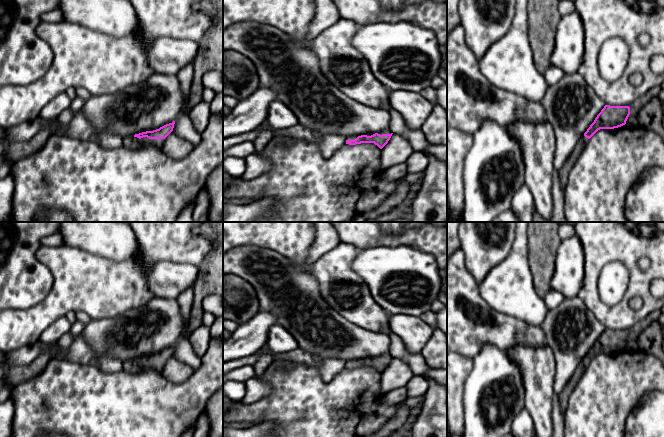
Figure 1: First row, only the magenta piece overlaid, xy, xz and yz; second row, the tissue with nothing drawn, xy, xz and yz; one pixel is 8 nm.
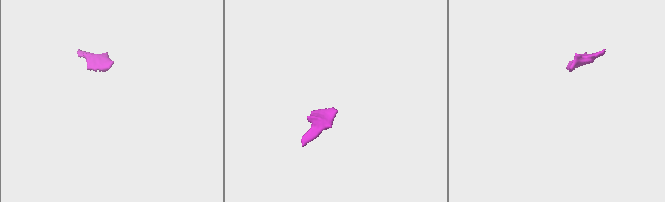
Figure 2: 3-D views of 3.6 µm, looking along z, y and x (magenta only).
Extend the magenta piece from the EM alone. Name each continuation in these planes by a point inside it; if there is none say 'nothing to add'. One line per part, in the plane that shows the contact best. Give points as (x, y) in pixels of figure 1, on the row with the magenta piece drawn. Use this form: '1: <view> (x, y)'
1: xy (130, 142)

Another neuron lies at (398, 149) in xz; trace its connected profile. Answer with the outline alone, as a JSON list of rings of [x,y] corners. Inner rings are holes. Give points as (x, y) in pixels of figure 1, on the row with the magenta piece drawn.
[[[392,134],[381,151],[382,169],[387,170],[395,165],[405,163],[413,152],[410,142],[404,136]]]

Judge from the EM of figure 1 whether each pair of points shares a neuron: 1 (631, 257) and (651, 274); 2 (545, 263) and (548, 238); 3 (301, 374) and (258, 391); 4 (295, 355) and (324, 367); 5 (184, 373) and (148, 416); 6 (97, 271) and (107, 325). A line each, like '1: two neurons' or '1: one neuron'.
1: one neuron
2: one neuron
3: two neurons
4: one neuron
5: two neurons
6: two neurons

